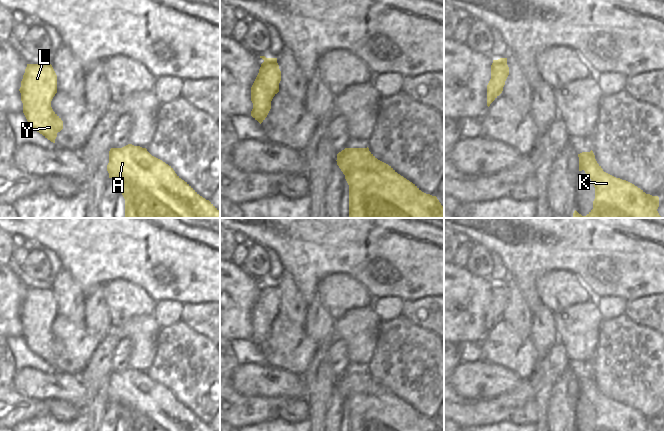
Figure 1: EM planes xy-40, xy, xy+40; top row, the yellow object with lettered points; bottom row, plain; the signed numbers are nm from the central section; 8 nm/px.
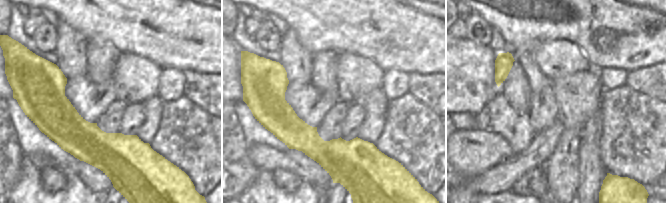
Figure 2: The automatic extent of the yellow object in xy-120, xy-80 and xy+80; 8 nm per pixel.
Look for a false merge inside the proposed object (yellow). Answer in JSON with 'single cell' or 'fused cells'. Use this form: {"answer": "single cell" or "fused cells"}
{"answer": "single cell"}

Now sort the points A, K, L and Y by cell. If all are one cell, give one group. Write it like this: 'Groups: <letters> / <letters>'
Groups: A K L Y

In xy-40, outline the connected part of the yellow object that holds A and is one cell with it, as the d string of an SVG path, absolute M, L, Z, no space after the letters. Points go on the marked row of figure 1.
M128 144L111 148L109 178L119 183L125 199L125 218L220 218L220 211L182 180L171 166L152 156L146 148Z

